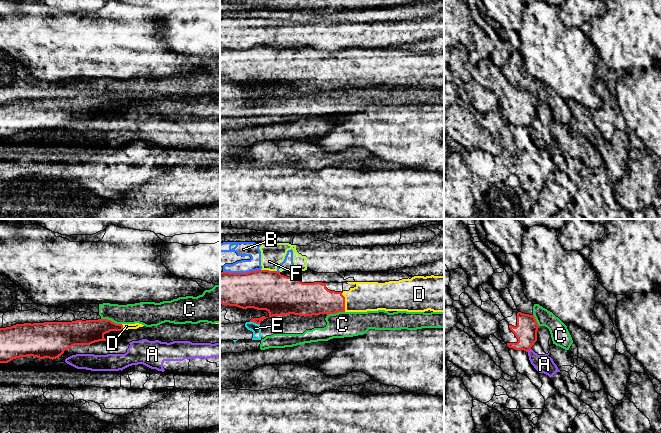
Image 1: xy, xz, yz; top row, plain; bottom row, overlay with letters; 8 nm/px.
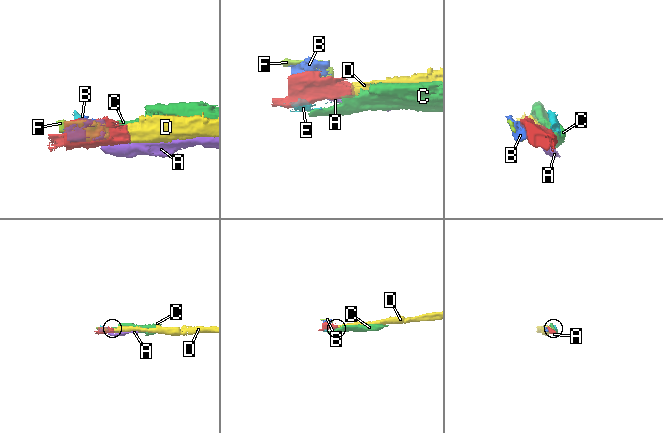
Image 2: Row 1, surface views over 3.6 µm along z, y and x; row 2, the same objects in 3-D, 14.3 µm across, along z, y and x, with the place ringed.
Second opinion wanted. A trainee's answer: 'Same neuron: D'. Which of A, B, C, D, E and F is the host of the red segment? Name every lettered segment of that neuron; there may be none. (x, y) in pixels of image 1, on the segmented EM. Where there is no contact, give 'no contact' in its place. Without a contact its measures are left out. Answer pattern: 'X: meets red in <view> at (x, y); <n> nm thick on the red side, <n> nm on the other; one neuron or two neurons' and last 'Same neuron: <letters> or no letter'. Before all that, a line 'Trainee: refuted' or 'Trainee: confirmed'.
Trainee: confirmed
A: meets red in yz at (529, 349); 180 nm thick on the red side, 140 nm on the other; two neurons
B: meets red in xz at (241, 273); 320 nm thick on the red side, 120 nm on the other; two neurons
C: meets red in xy at (110, 320); 190 nm thick on the red side, 160 nm on the other; two neurons
D: meets red in xz at (344, 302); 260 nm thick on the red side, 240 nm on the other; one neuron
E: meets red in xz at (254, 322); 50 nm thick on the red side, 80 nm on the other; two neurons
F: meets red in xz at (269, 271); 320 nm thick on the red side, 190 nm on the other; two neurons
Same neuron: D

